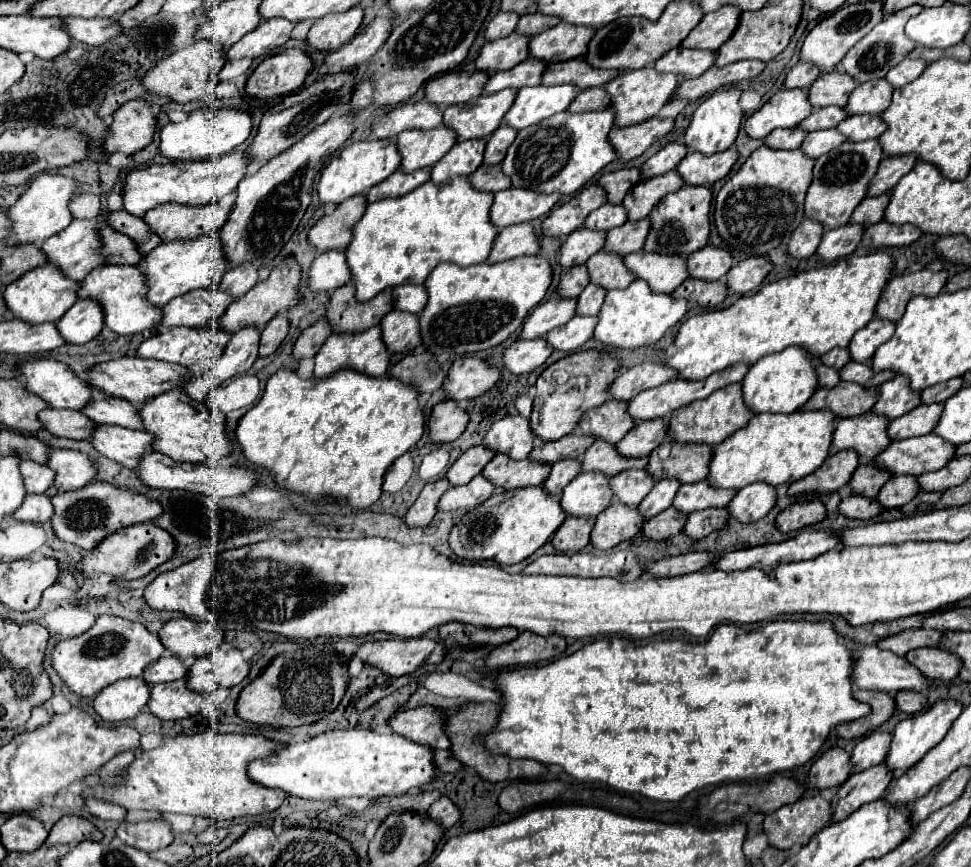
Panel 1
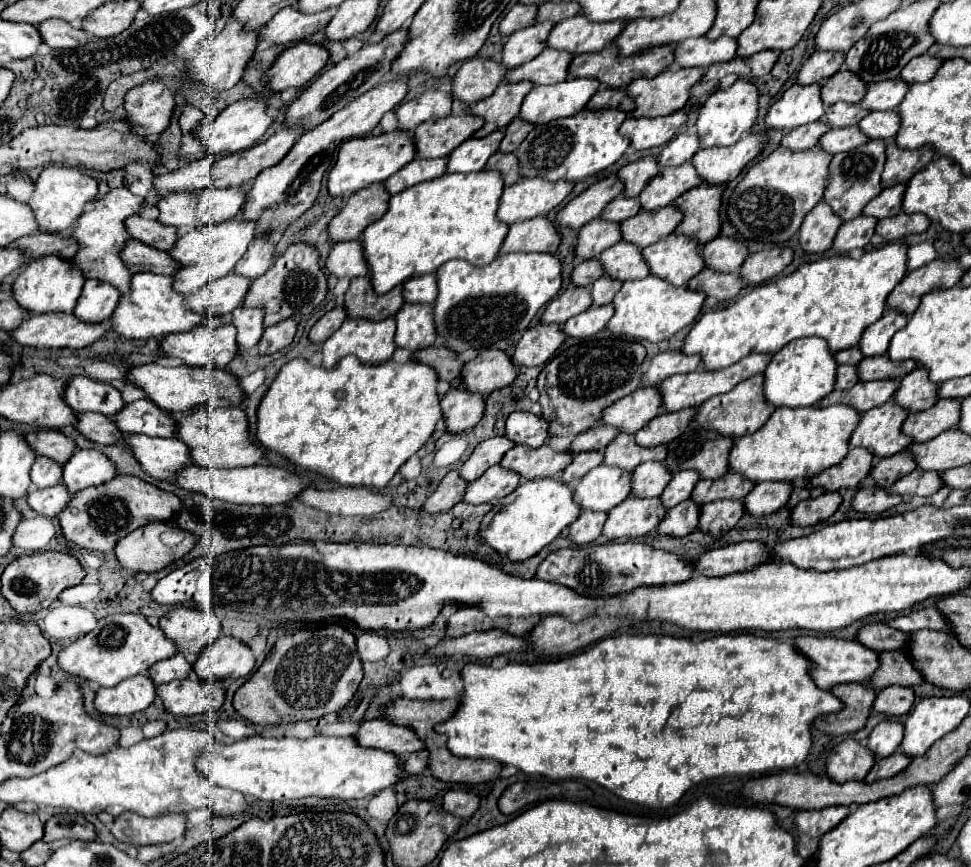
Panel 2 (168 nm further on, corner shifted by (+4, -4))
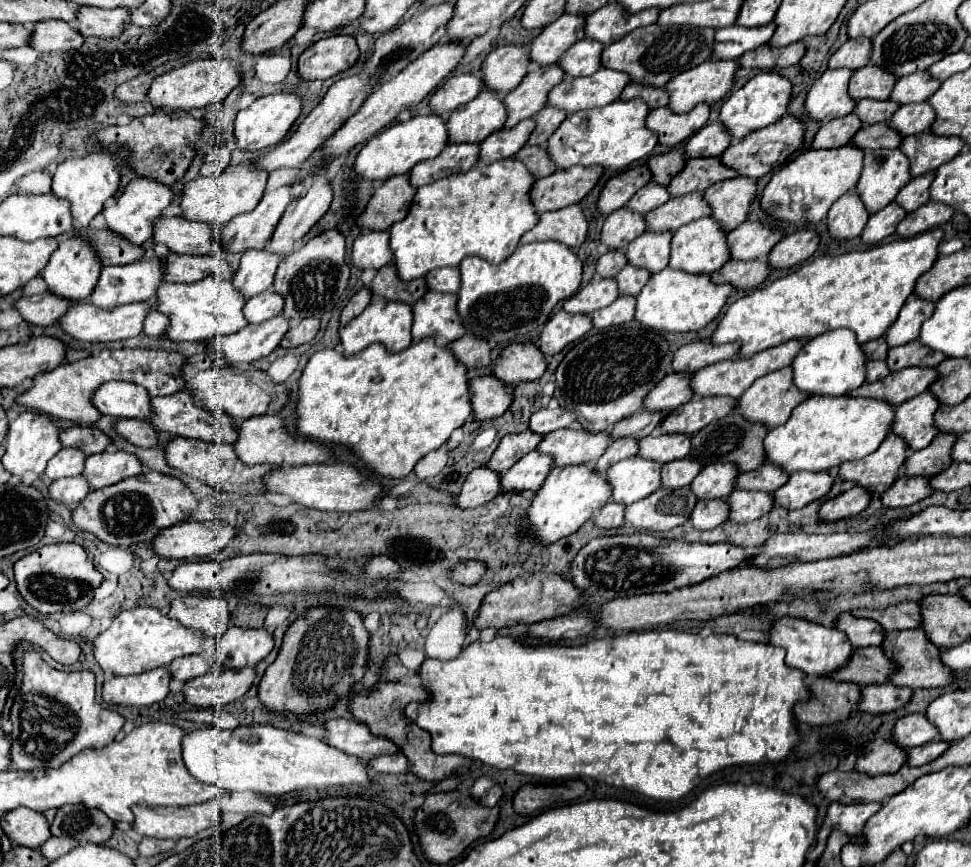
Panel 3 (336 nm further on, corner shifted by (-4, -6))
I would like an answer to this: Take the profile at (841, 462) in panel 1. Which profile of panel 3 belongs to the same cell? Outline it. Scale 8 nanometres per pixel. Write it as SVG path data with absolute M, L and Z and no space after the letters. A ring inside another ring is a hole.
M889 433L879 449L871 455L859 461L843 463L839 467L839 477L865 489L885 489L895 481L905 461L905 451L907 445L903 443L903 439L895 433Z

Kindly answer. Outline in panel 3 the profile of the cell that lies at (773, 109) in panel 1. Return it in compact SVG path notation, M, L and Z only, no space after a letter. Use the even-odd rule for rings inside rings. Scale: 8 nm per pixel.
M829 69L811 85L803 103L811 121L825 123L851 113L855 101L847 95L849 77L849 69Z

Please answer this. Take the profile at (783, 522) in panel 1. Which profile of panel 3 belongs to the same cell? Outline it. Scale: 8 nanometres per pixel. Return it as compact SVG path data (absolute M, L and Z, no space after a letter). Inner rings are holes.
M851 487L841 495L827 499L819 507L819 519L823 521L839 521L853 515L859 515L869 505L869 493L863 487Z

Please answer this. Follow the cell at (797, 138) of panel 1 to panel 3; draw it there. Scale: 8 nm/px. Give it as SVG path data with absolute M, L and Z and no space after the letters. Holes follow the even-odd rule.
M845 115L841 119L833 119L829 123L823 123L817 131L817 135L813 137L811 147L813 149L833 149L833 147L841 147L847 145L851 141L851 137L859 131L863 123L855 117L855 115Z

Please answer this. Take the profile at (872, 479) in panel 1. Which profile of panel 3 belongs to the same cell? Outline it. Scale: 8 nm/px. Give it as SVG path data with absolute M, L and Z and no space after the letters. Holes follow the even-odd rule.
M937 435L925 449L913 451L905 461L907 477L933 477L951 465L951 441L955 435Z

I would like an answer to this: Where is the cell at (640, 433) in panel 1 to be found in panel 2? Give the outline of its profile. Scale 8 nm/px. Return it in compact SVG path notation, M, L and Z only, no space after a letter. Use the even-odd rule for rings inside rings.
M681 409L675 413L661 413L651 419L643 429L635 433L635 439L641 447L657 447L661 443L669 443L677 439L693 421L697 409Z

